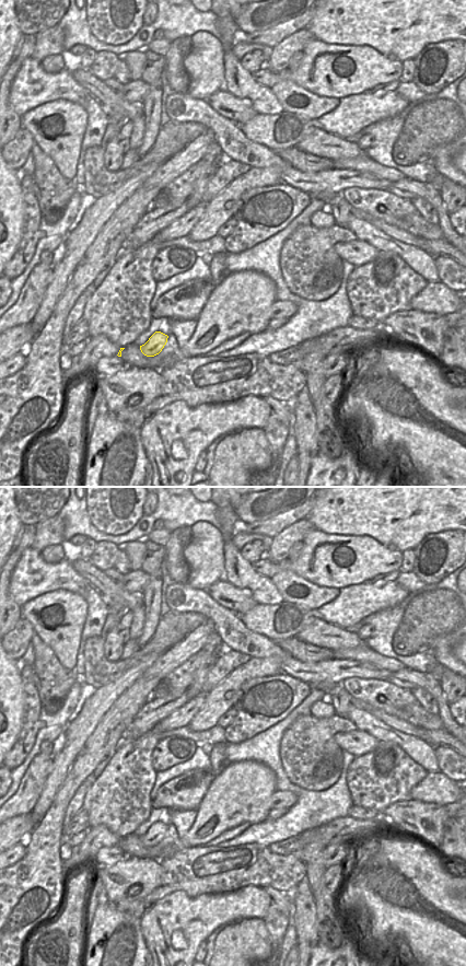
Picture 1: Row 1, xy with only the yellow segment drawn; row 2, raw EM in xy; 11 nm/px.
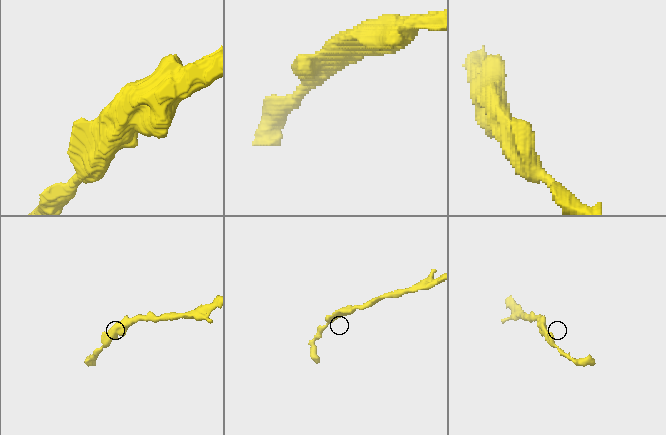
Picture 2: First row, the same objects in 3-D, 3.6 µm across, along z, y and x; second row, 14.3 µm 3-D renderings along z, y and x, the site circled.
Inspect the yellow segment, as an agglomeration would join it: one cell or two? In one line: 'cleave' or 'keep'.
keep

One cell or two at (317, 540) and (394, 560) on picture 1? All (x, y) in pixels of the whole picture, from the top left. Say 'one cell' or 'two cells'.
one cell

